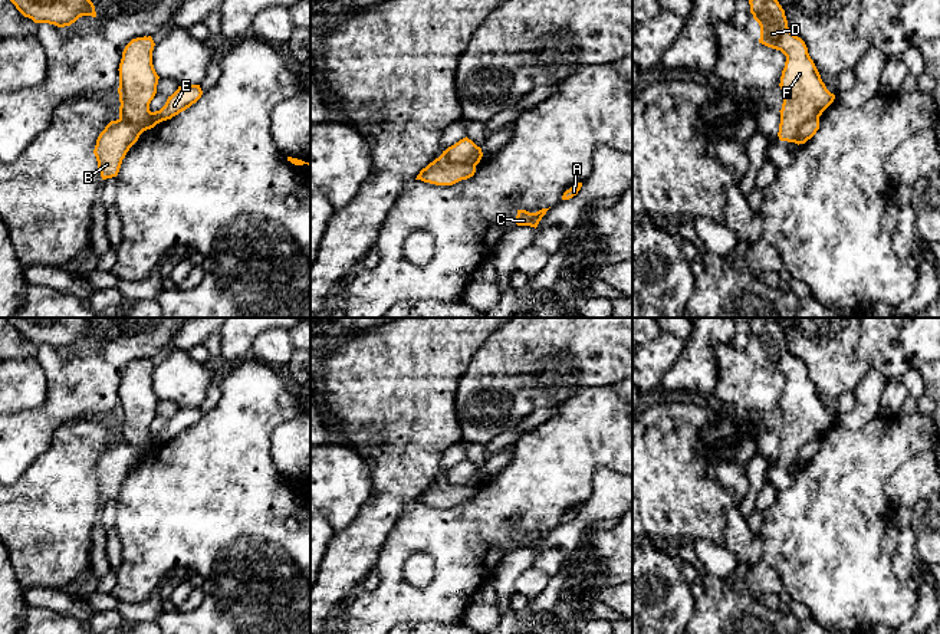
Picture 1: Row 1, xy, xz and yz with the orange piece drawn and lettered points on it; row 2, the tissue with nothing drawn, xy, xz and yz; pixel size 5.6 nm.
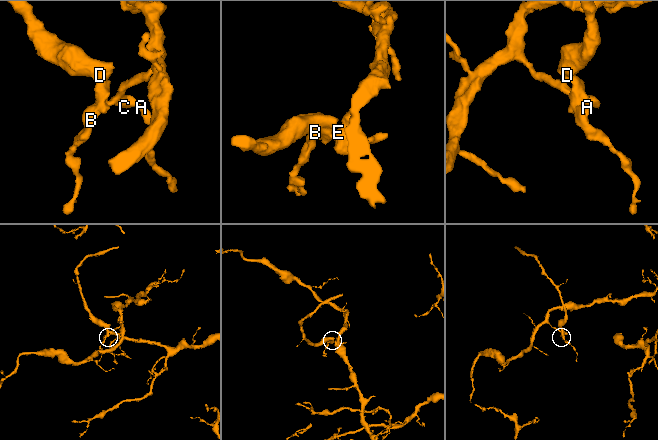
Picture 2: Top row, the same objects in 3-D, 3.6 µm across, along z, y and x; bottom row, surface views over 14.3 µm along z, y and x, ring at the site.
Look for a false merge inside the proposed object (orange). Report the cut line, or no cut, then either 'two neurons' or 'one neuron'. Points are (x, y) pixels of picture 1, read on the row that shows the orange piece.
cut in yz along (818, 115), (807, 120), (799, 127), (794, 141); two neurons

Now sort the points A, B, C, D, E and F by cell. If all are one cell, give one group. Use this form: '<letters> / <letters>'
A B C E / D F

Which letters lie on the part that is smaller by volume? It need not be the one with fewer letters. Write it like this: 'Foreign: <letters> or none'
Foreign: D, F

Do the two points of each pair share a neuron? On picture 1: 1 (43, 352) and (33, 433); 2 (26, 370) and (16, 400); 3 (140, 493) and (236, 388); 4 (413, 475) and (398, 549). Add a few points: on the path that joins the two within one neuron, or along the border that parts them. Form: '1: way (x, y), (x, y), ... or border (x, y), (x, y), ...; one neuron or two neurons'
1: way (56, 373), (56, 409), (52, 413); one neuron
2: way (25, 377), (16, 387), (16, 393); one neuron
3: way (171, 485), (236, 420); one neuron
4: border (414, 501), (385, 536); two neurons

